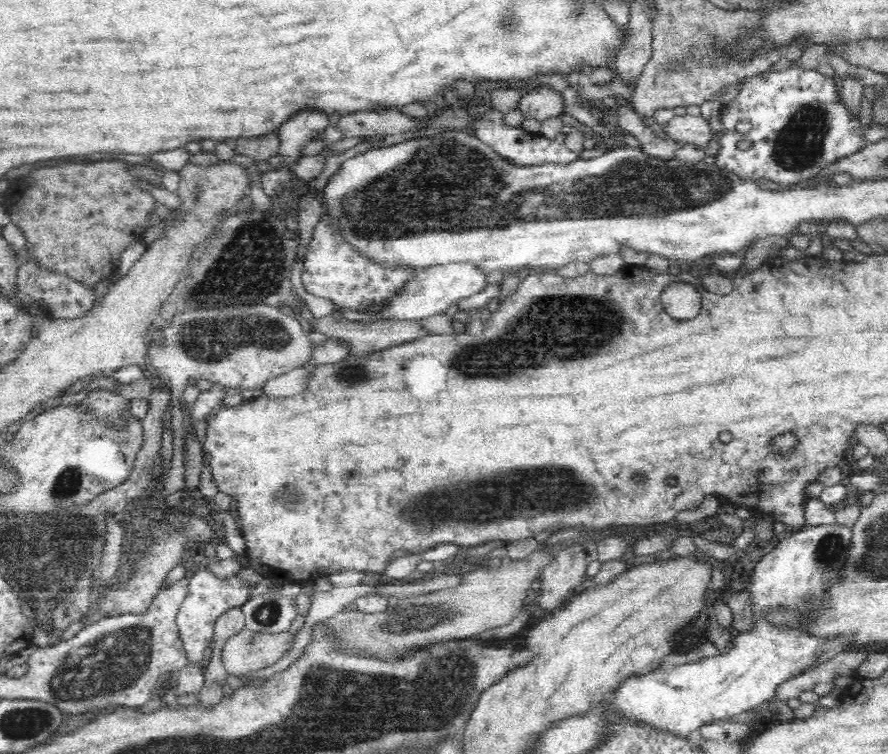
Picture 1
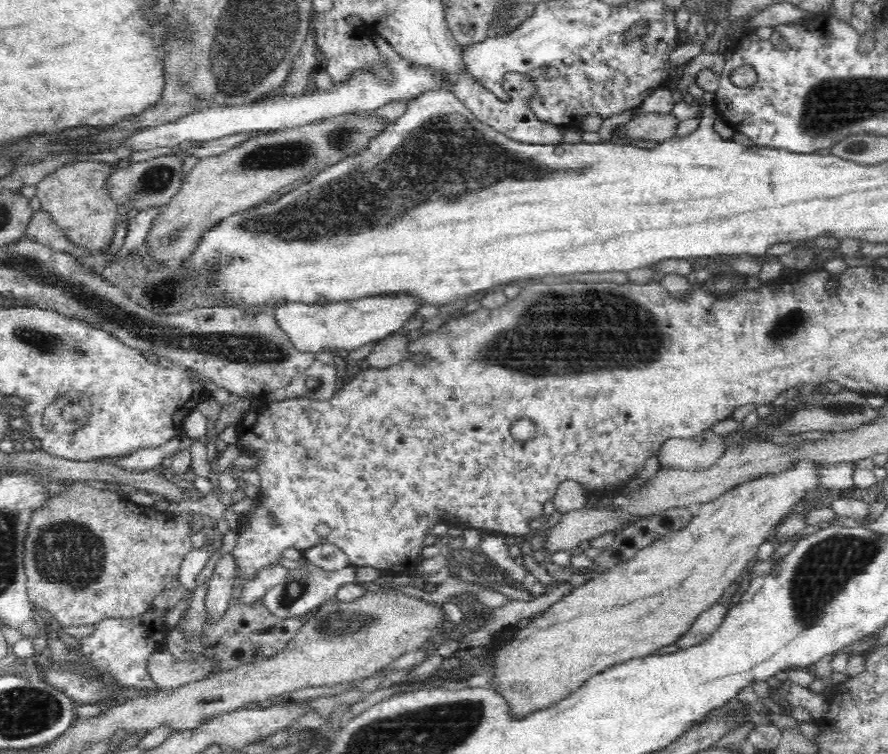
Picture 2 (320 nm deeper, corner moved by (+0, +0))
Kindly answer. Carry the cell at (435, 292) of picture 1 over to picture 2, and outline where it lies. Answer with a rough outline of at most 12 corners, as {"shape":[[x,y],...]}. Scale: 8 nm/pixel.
{"shape":[[421,293],[287,302],[272,312],[302,351],[352,351],[418,315]]}

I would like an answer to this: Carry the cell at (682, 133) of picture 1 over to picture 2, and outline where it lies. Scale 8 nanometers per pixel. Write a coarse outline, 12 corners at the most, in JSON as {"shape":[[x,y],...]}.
{"shape":[[640,113],[618,127],[627,136],[660,144],[675,137],[672,113]]}

